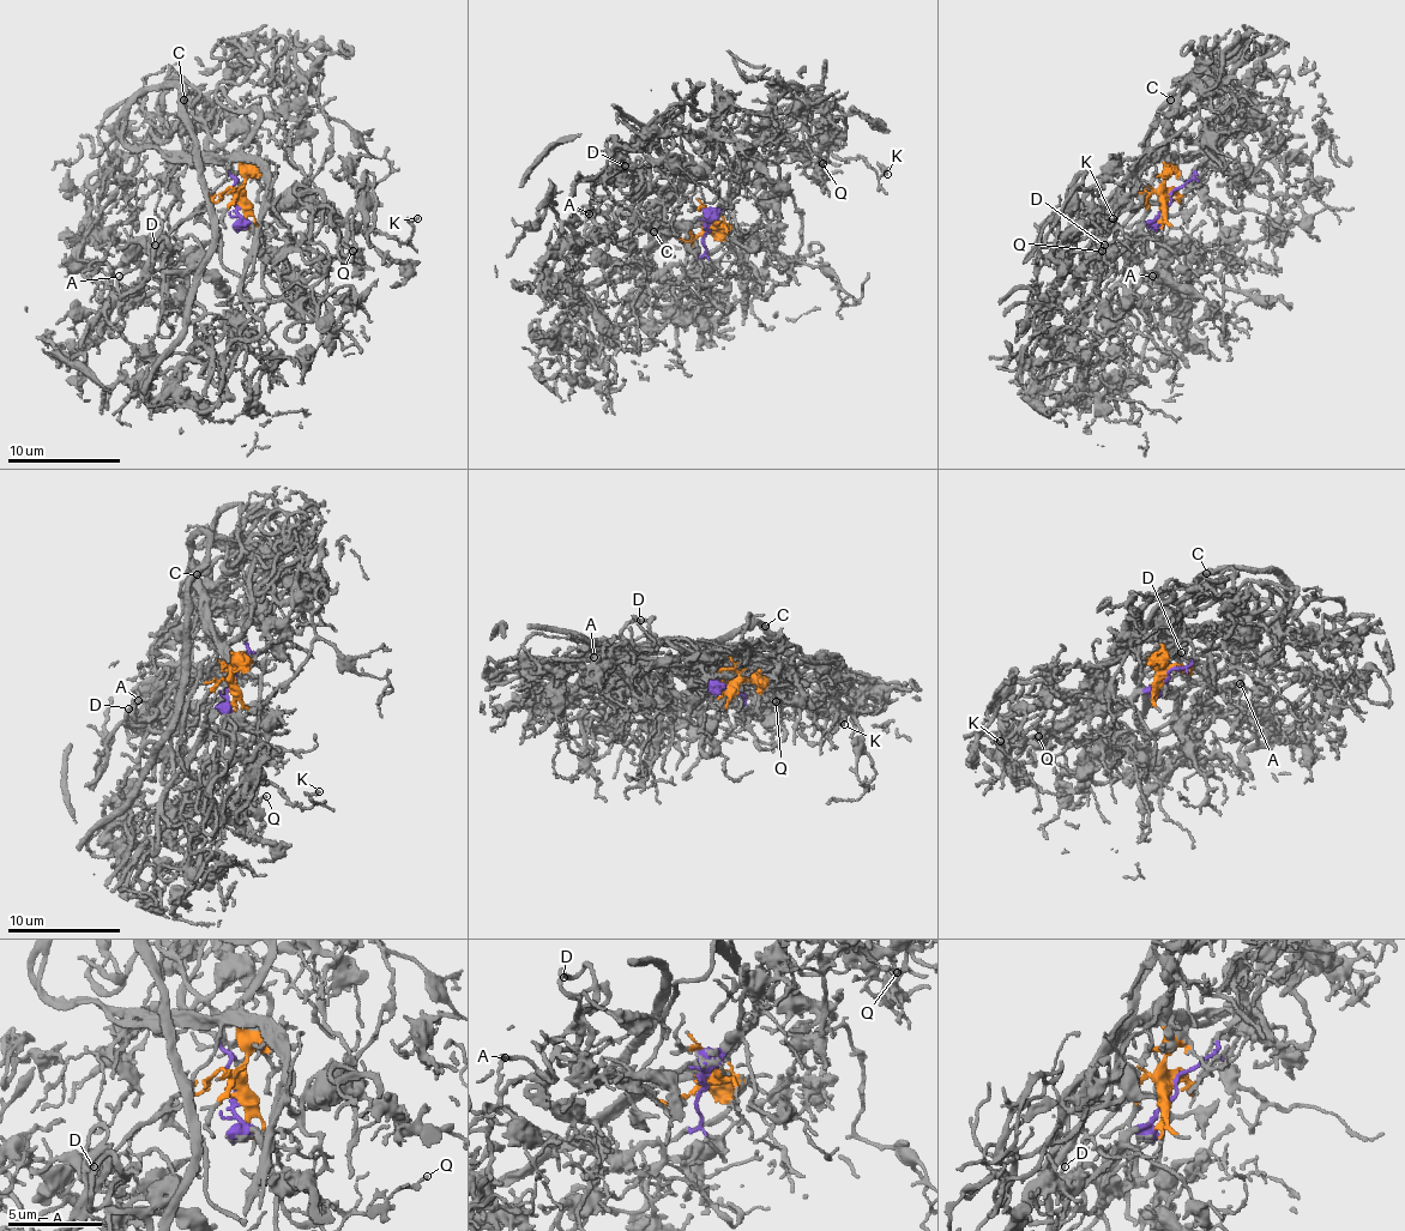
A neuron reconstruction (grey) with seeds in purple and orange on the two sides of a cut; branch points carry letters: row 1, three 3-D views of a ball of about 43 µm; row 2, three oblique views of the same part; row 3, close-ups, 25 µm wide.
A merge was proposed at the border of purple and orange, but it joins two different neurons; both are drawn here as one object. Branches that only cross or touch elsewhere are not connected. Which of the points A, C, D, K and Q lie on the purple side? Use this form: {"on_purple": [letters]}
{"on_purple": []}

